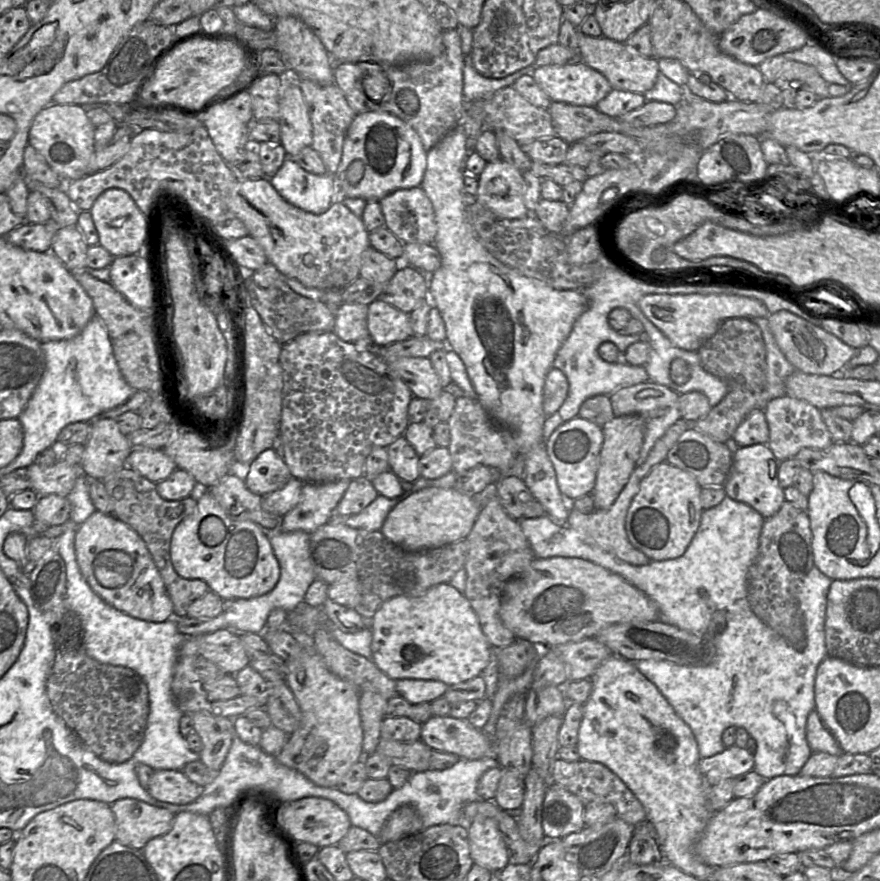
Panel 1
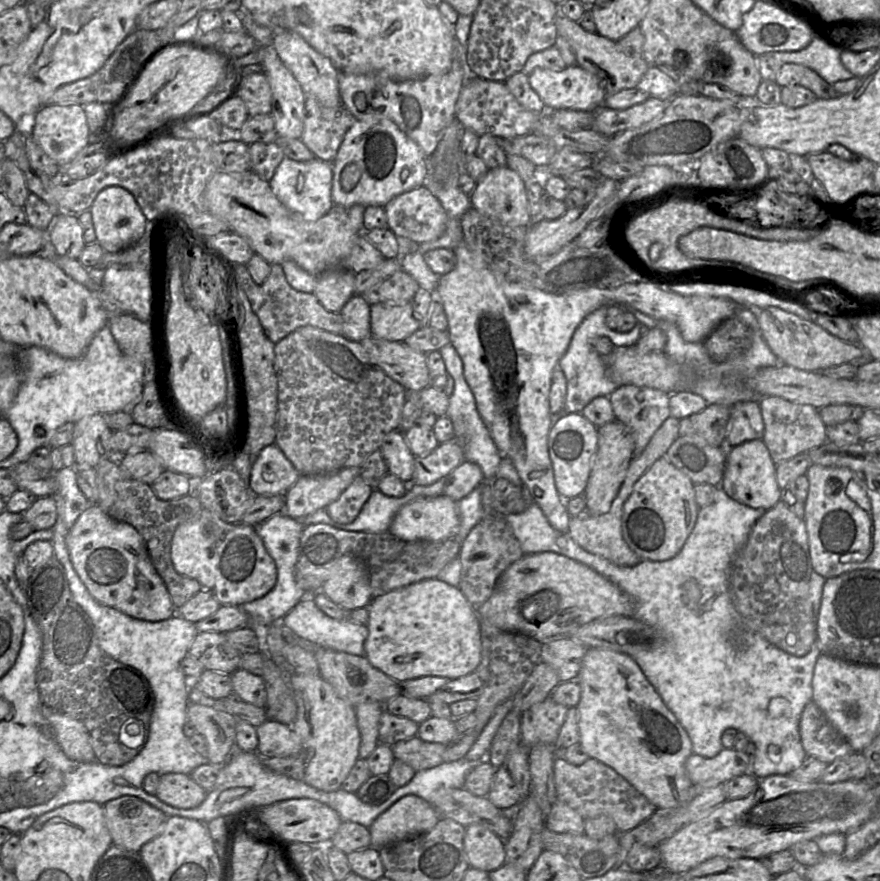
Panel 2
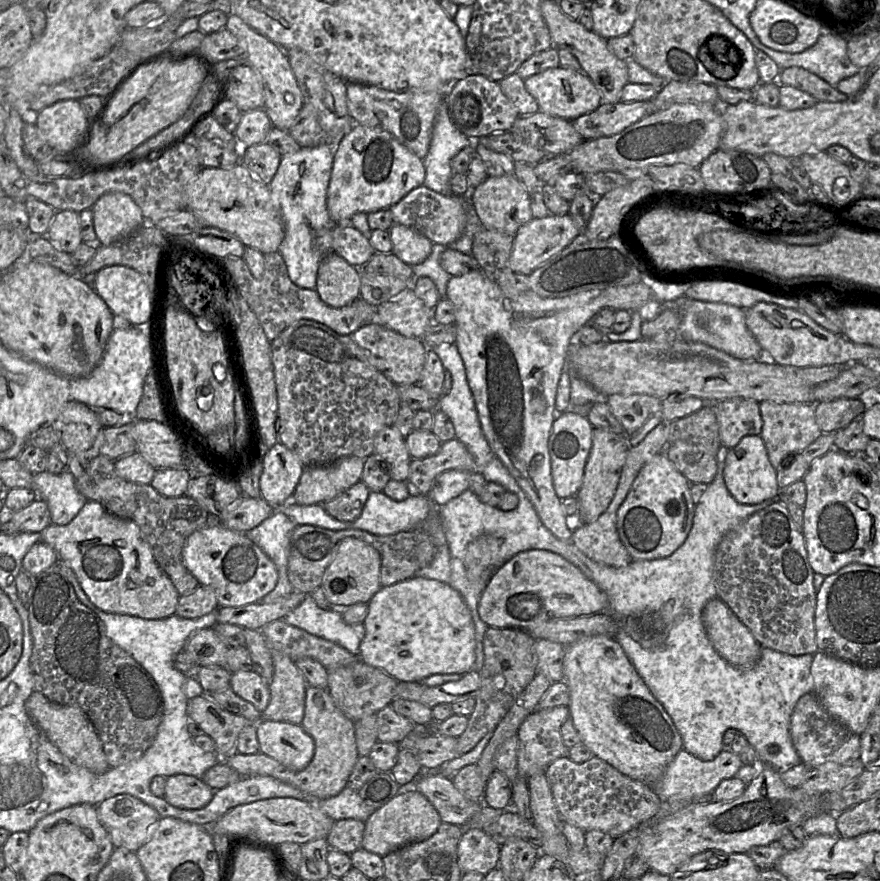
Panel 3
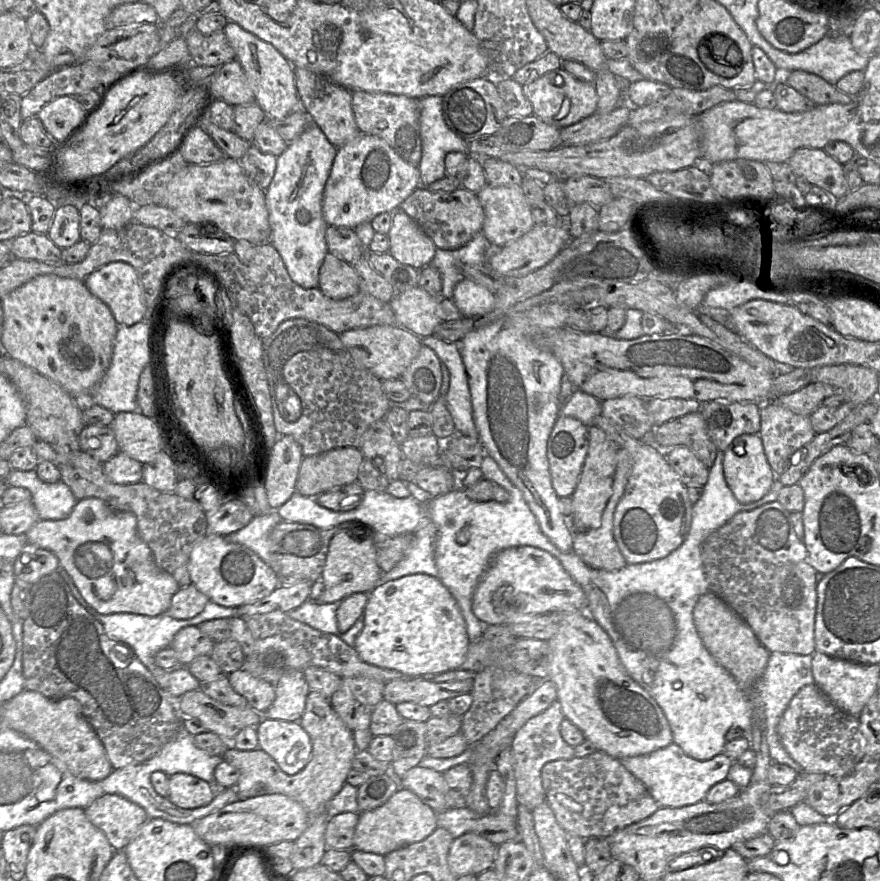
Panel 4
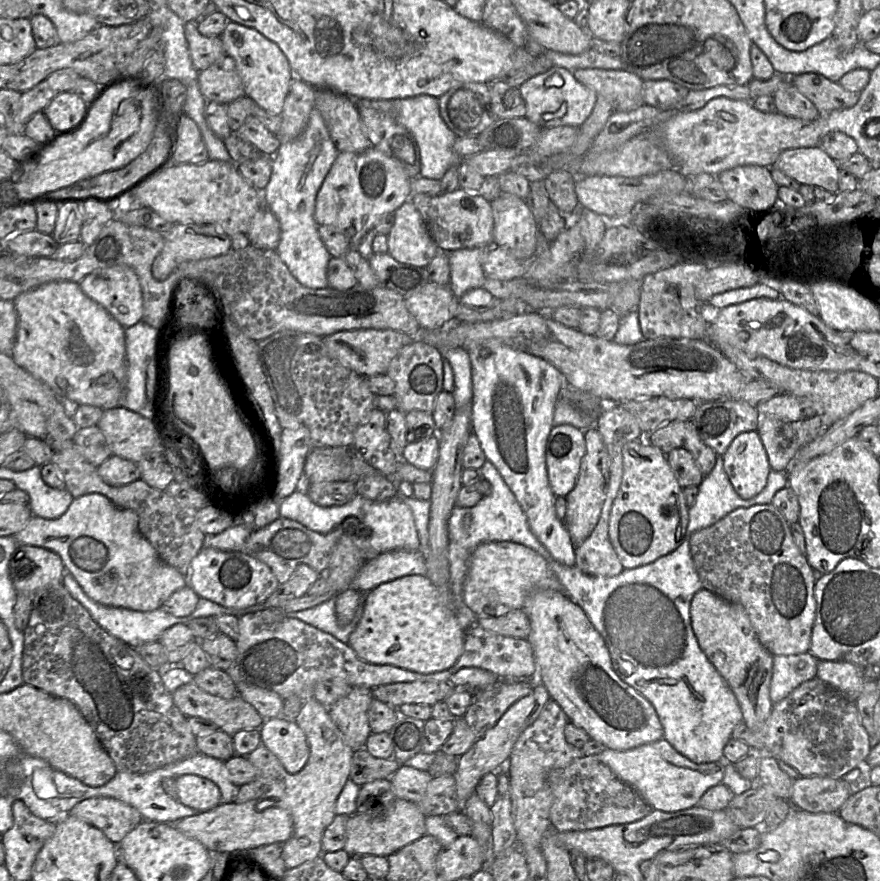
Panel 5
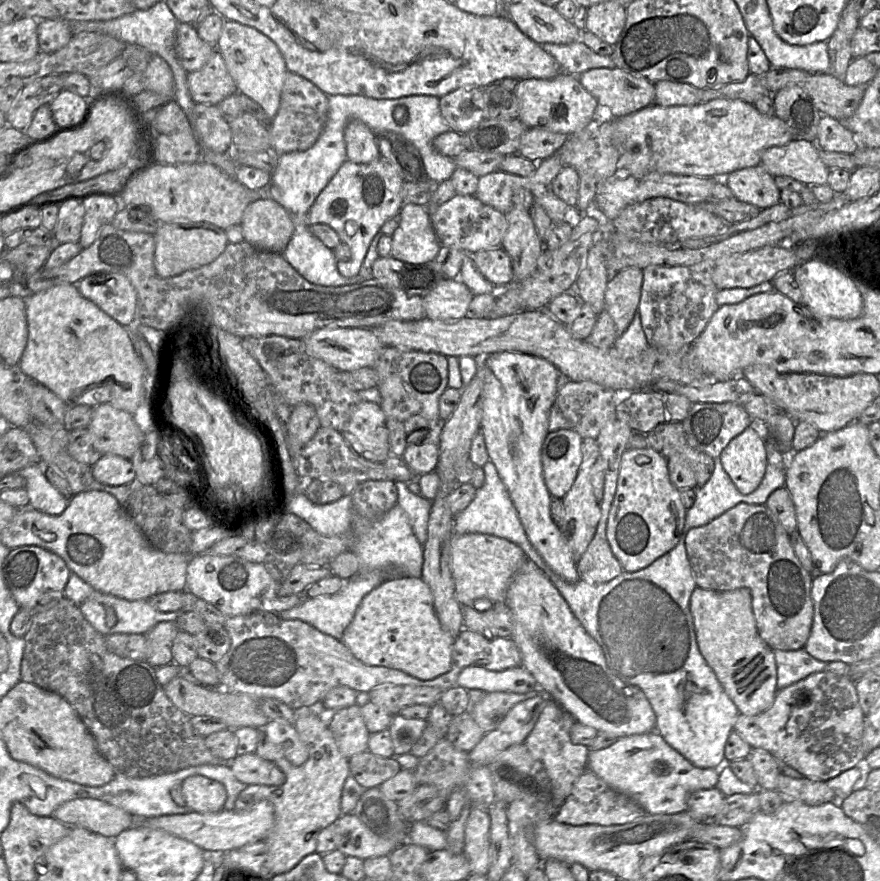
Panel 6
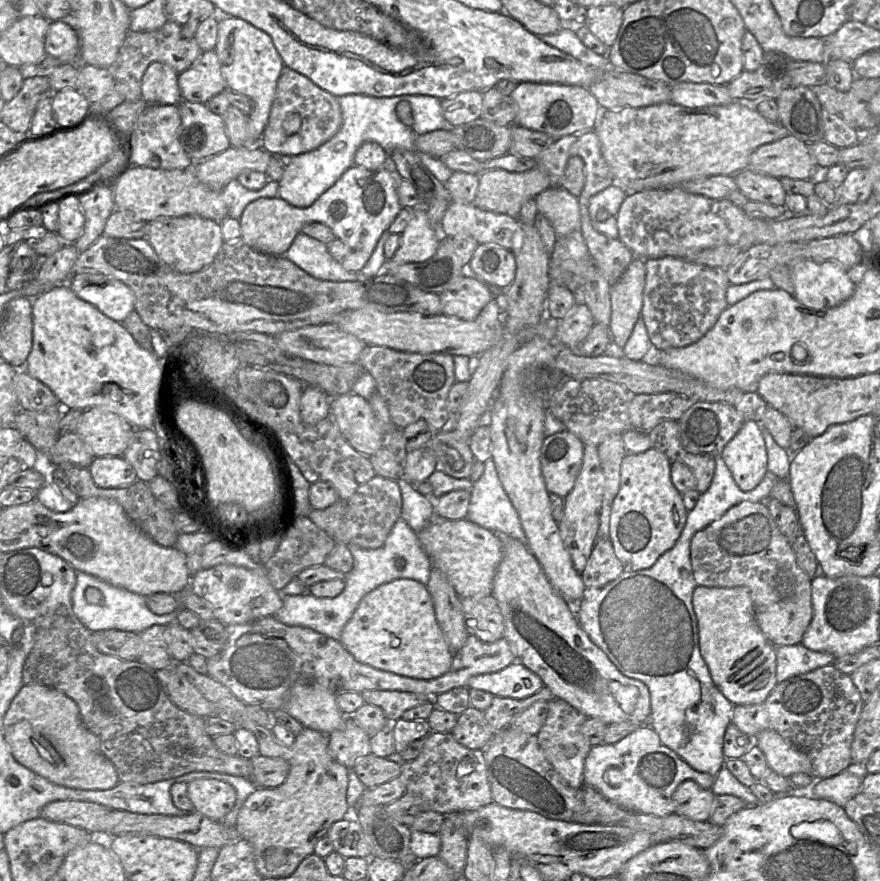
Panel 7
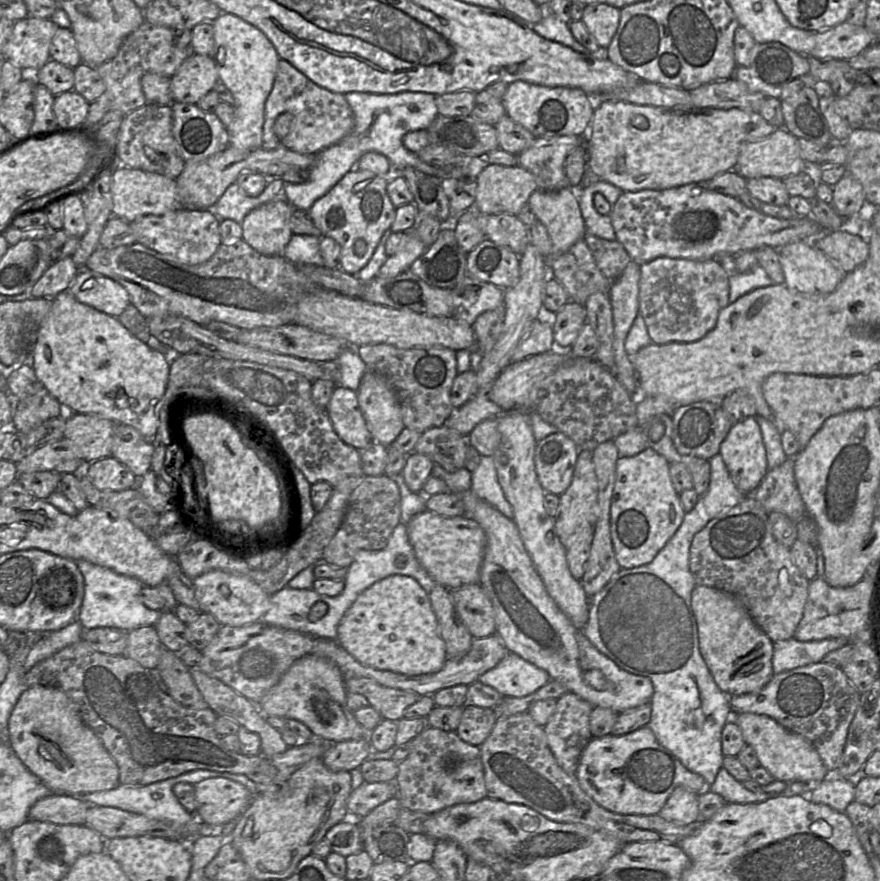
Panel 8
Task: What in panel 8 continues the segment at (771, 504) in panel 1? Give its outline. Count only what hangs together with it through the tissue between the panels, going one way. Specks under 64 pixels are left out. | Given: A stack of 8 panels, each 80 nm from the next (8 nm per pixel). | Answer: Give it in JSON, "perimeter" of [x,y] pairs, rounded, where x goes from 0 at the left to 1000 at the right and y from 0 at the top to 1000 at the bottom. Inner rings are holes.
{"perimeter":[[[859,473],[835,480],[818,505],[817,515],[838,555],[853,562],[873,536],[870,511]]]}

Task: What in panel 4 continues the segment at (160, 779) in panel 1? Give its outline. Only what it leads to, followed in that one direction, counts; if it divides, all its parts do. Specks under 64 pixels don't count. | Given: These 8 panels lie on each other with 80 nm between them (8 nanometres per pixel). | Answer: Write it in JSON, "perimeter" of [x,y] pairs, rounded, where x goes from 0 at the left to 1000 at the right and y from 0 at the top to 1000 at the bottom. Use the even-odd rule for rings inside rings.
{"perimeter":[[[213,877],[192,881],[191,907],[206,917],[222,918],[236,914],[244,905],[244,893]]]}

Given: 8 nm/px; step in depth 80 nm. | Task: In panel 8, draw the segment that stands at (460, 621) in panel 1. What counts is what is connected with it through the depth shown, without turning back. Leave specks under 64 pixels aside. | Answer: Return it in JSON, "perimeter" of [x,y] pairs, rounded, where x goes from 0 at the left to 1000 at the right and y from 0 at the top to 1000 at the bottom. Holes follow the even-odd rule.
{"perimeter":[[[458,653],[441,654],[409,673],[386,705],[382,726],[410,754],[463,767],[495,764],[509,748],[488,674],[470,656]]]}

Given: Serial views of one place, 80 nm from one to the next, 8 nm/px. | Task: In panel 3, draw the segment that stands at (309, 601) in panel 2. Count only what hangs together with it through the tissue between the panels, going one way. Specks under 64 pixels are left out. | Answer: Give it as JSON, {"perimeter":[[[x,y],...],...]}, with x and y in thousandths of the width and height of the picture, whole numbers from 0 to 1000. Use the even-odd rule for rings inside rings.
{"perimeter":[[[348,677],[322,704],[357,722],[380,729],[408,745],[409,731],[415,722],[415,711],[413,707],[401,709],[392,707],[385,690],[367,692],[360,688],[353,677]]]}

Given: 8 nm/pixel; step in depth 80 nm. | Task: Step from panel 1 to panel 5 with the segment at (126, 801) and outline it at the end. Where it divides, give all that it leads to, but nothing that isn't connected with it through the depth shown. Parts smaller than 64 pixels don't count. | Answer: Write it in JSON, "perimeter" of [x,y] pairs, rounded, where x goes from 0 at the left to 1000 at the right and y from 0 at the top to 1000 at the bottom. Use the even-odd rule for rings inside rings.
{"perimeter":[[[126,905],[94,908],[78,924],[115,942],[131,959],[163,931],[155,917]]]}

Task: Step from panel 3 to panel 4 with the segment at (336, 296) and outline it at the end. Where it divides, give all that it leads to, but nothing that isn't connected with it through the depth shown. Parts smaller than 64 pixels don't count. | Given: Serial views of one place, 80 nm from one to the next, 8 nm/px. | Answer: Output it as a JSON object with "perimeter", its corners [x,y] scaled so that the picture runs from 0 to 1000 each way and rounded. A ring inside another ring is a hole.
{"perimeter":[[[372,287],[363,308],[361,327],[381,341],[388,341],[408,331],[407,313],[401,302]]]}

